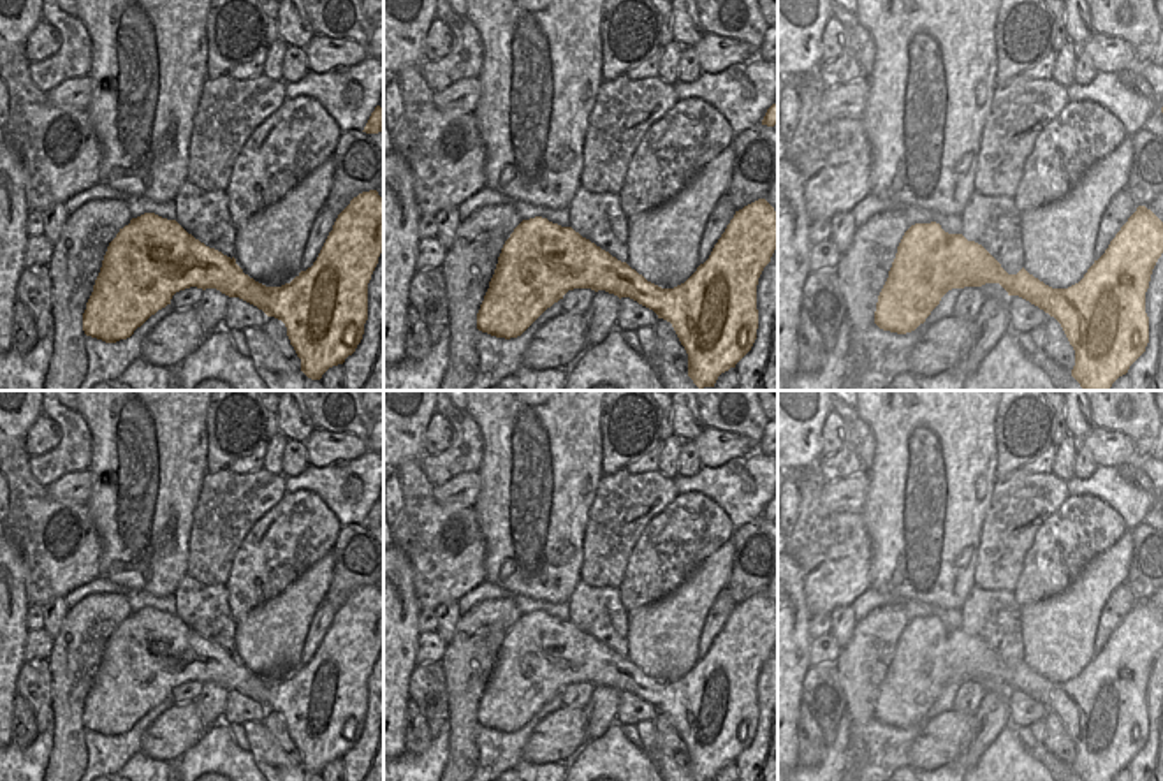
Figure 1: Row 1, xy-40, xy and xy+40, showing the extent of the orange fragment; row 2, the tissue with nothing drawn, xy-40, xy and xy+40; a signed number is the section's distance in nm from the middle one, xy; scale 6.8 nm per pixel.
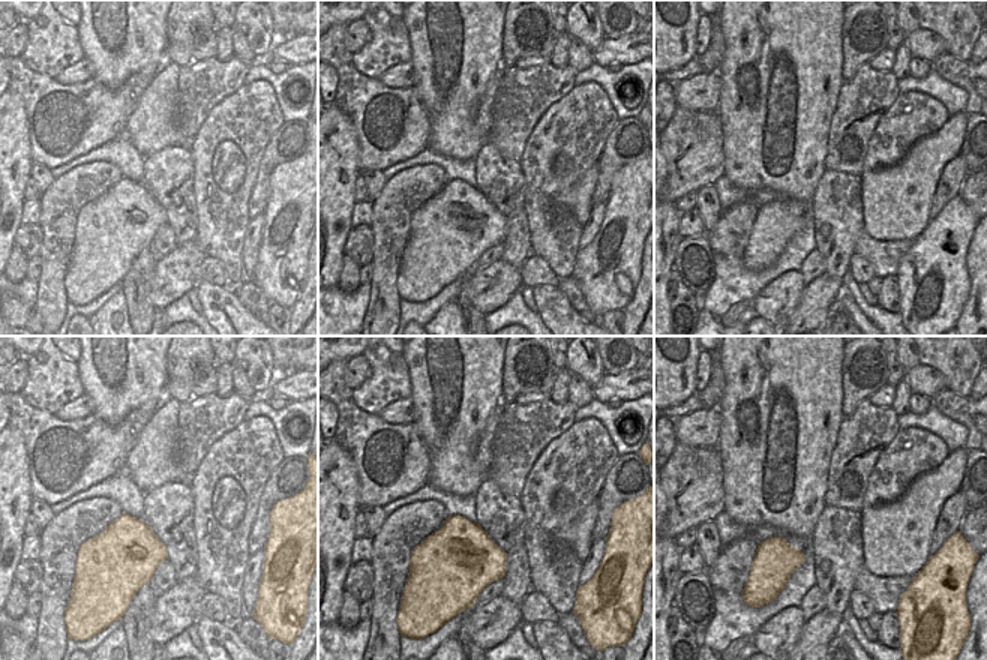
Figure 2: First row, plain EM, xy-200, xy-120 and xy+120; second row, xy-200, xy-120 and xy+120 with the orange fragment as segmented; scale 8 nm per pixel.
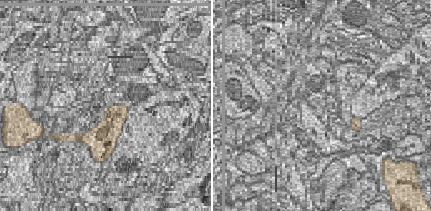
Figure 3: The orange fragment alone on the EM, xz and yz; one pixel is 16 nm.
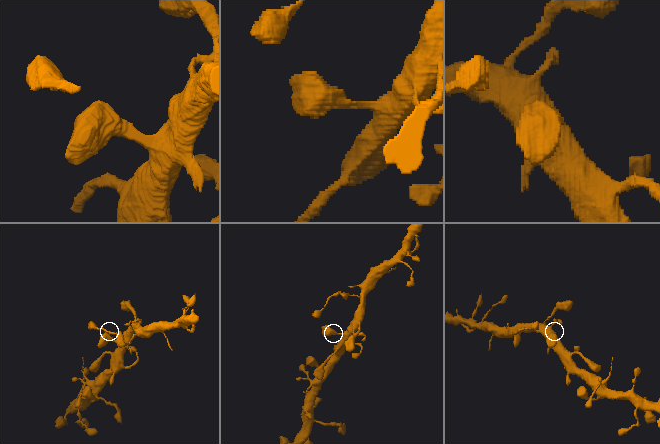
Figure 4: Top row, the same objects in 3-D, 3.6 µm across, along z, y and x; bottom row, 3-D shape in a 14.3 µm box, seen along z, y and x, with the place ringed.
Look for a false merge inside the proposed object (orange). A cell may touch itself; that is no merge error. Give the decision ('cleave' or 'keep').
keep

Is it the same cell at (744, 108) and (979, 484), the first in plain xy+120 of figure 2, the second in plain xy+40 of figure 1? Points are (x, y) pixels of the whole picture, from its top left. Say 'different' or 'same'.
same

